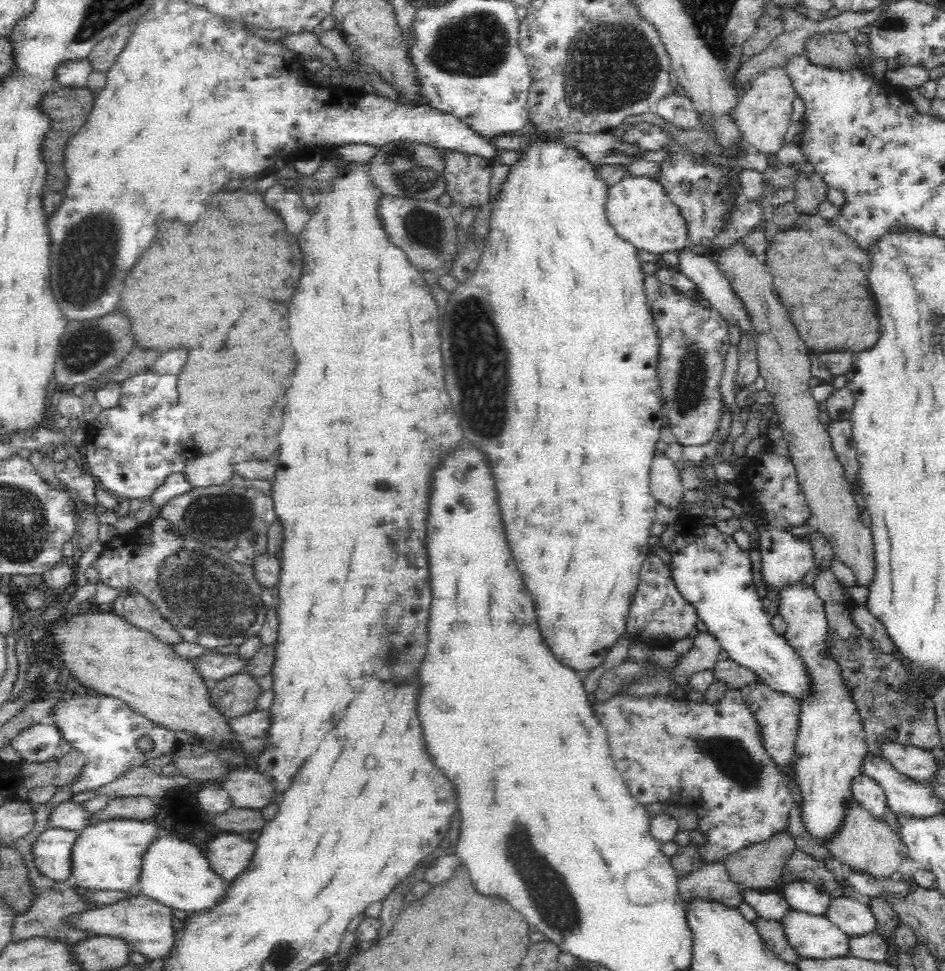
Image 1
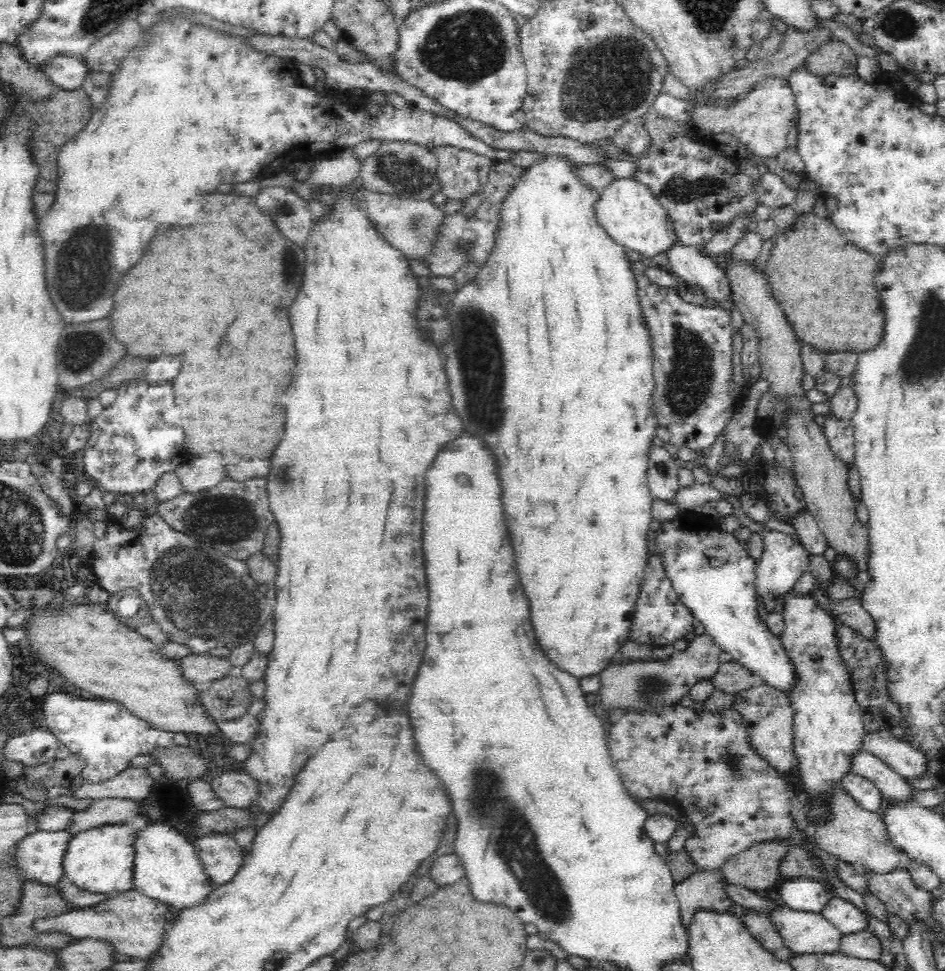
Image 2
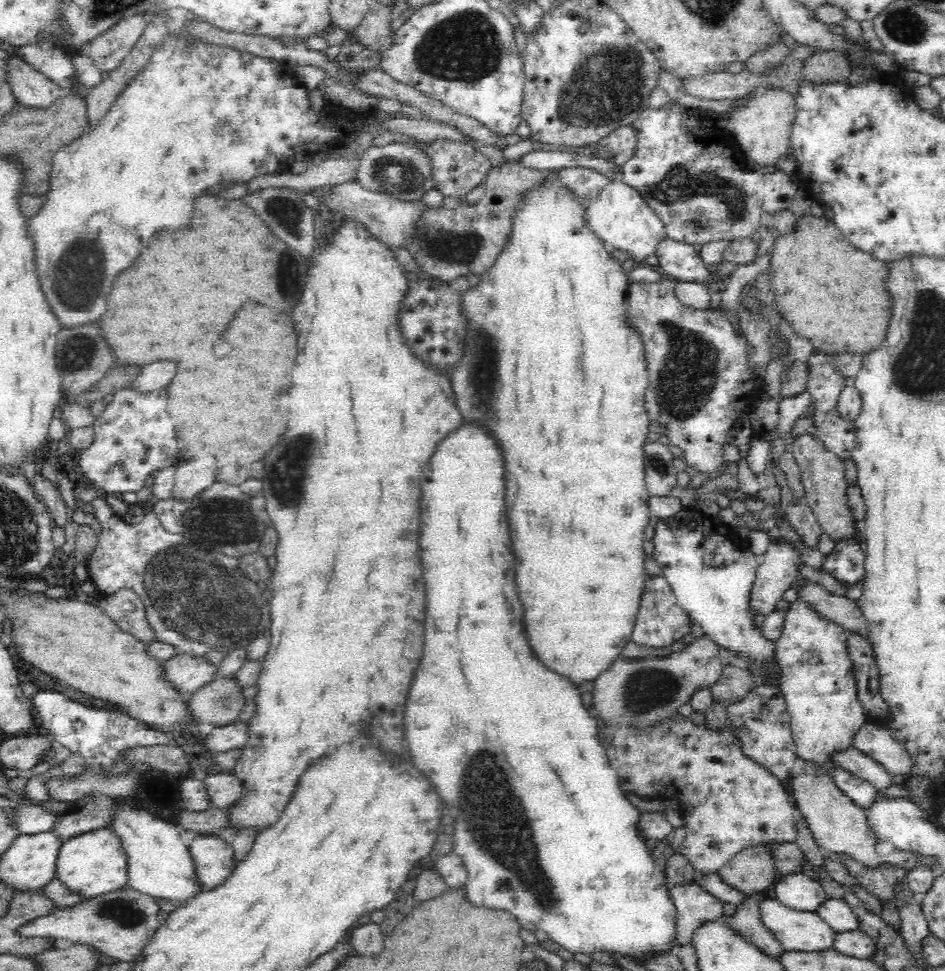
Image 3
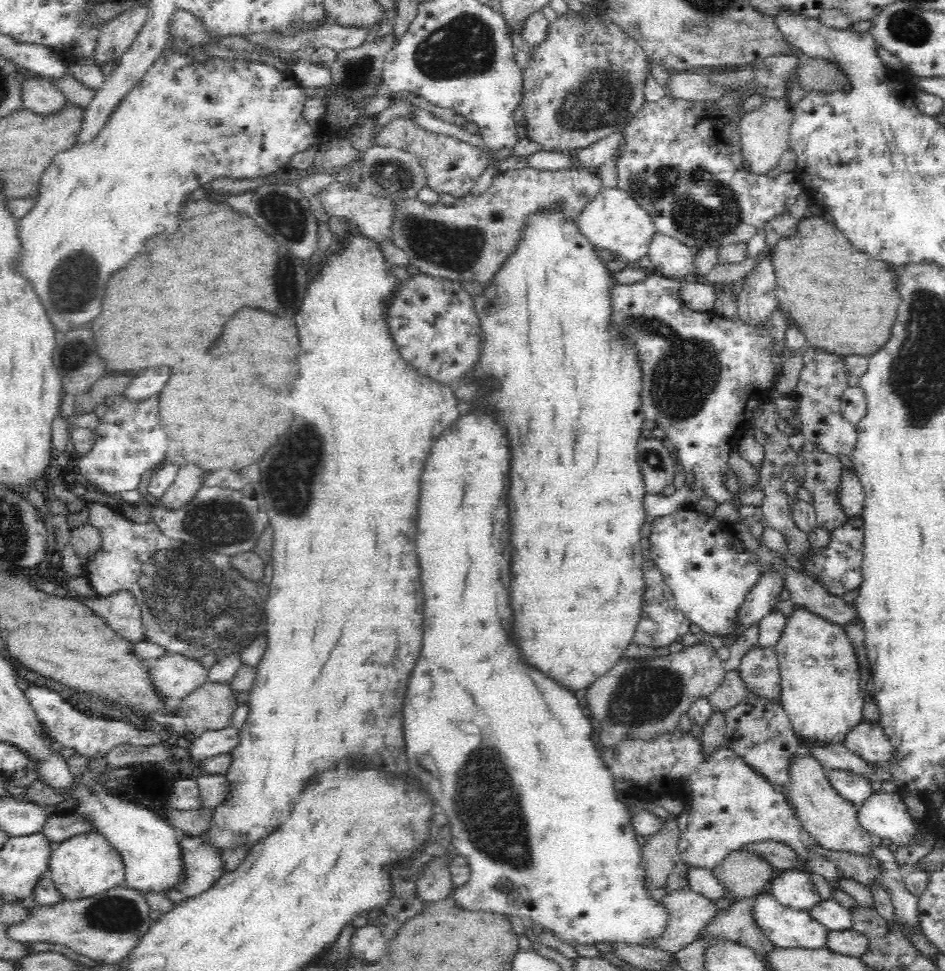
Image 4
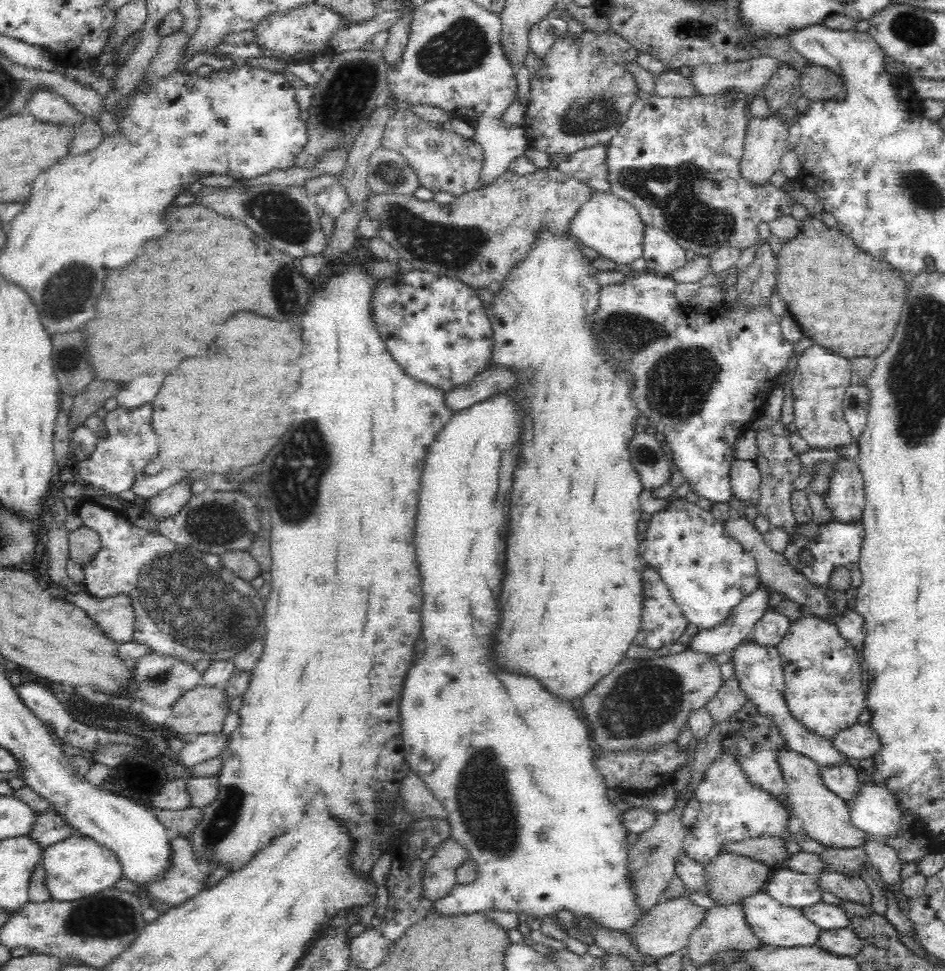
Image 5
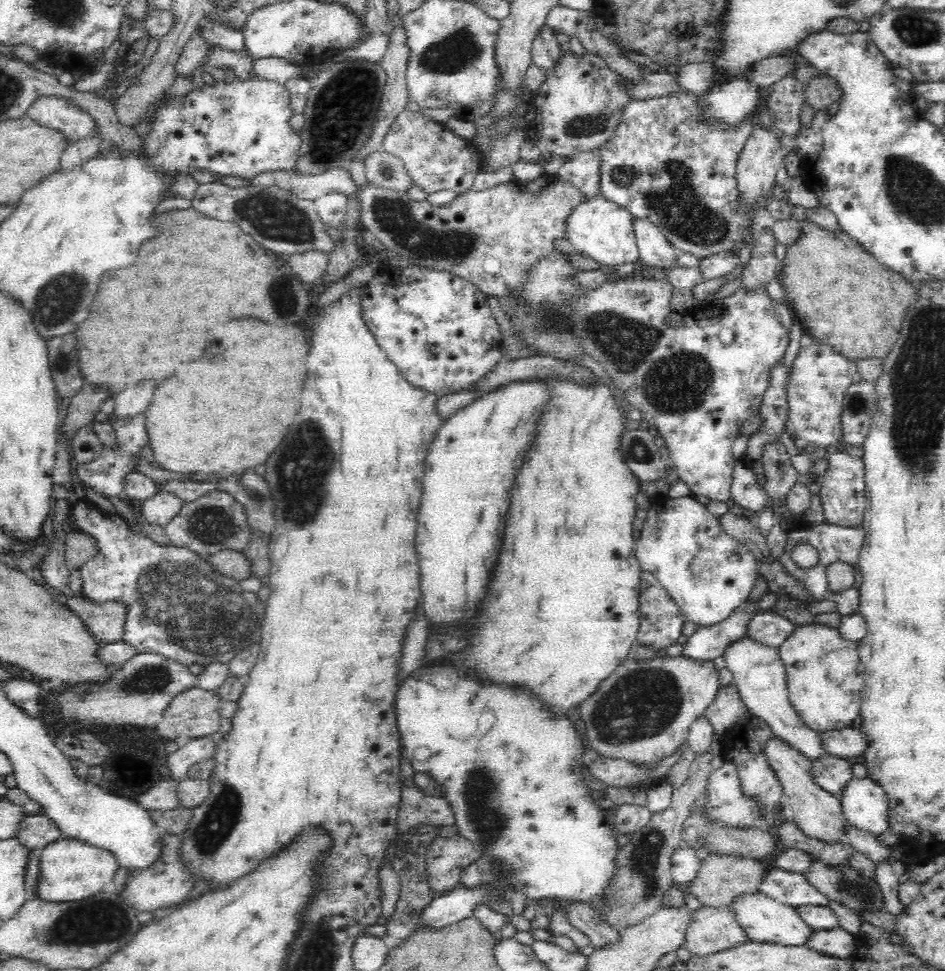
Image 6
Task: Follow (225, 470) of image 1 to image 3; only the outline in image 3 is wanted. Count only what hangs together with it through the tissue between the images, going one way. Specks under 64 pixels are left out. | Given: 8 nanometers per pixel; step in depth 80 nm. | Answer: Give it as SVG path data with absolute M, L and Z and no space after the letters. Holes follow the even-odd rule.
M214 456L182 460L175 467L174 499L190 499L216 482L218 464Z

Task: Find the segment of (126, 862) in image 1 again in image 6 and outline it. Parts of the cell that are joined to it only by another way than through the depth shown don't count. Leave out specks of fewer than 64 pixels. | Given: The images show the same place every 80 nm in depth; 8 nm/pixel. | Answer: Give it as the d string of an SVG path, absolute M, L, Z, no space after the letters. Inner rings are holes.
M64 837L45 846L38 861L38 898L50 902L70 902L95 896L104 884L112 882L119 866L114 853L72 837Z

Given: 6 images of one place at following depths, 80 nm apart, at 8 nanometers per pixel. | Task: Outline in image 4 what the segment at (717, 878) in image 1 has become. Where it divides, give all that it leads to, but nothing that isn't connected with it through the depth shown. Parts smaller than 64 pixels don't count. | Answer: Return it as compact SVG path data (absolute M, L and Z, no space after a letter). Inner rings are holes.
M690 886L663 893L662 900L670 911L670 922L662 938L654 940L651 946L673 953L697 940L720 910L712 900L695 892Z

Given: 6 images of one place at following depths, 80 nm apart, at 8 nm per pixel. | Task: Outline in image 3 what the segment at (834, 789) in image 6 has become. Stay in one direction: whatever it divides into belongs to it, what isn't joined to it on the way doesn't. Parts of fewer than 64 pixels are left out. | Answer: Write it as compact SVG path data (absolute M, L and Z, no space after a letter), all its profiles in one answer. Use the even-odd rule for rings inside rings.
M838 769L832 774L832 778L837 788L841 789L844 795L850 797L860 808L871 808L874 800L881 796L872 784L844 769Z

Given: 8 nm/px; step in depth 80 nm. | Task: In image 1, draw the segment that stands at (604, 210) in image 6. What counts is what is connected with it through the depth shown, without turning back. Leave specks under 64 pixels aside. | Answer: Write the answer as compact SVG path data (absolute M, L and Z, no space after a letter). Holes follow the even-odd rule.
M627 176L609 188L606 202L606 217L618 235L629 240L638 250L645 249L651 254L680 252L690 246L688 223L668 191L658 179L649 176Z

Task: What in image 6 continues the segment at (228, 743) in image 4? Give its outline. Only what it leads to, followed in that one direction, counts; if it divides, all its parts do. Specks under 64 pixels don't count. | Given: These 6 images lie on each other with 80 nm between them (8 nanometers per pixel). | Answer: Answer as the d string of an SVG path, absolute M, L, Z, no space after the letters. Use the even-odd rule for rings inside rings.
M211 735L190 739L190 741L170 754L167 760L172 780L182 781L193 765L209 760L218 751L218 742Z

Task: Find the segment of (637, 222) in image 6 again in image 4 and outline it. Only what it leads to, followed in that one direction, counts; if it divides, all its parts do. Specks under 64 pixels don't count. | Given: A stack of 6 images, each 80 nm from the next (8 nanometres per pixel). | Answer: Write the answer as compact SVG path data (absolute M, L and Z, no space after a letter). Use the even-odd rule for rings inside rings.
M658 231L650 242L650 252L648 252L651 261L650 269L655 274L668 276L670 279L678 279L680 282L689 279L702 282L702 277L696 276L694 256L686 244Z

